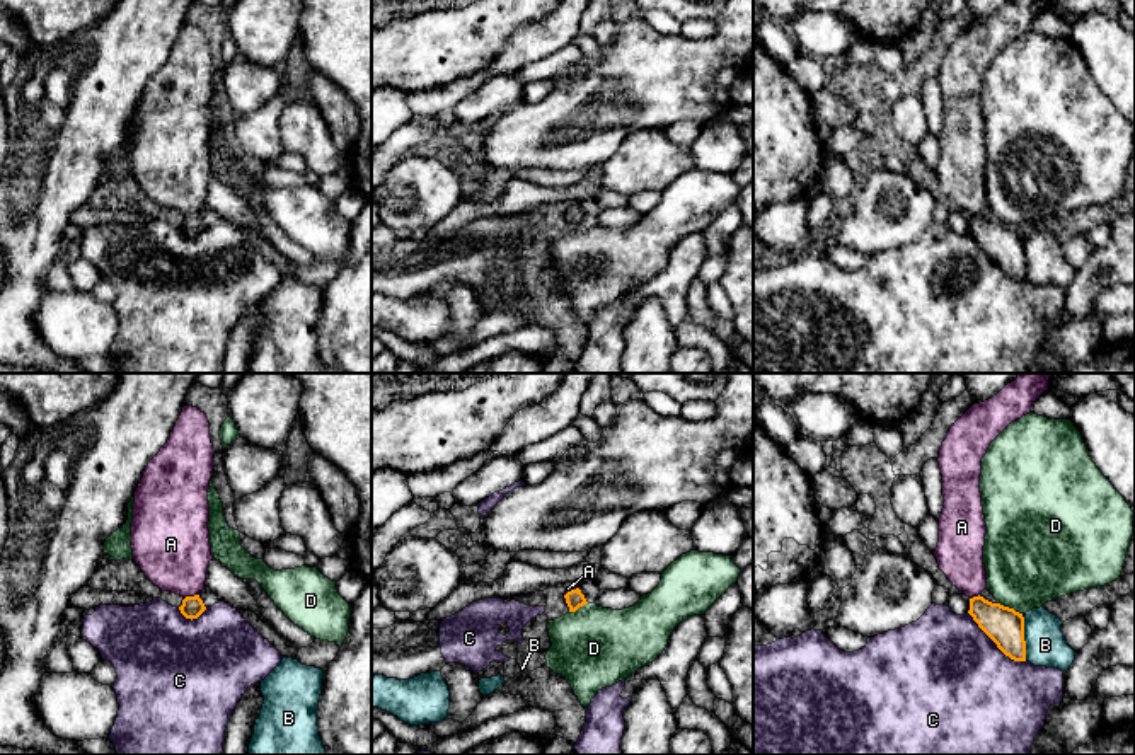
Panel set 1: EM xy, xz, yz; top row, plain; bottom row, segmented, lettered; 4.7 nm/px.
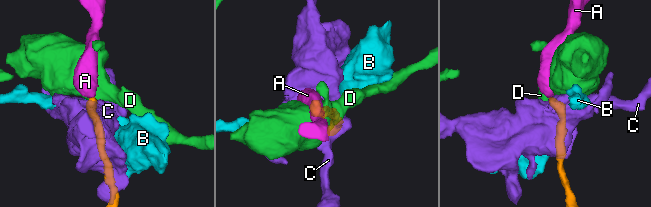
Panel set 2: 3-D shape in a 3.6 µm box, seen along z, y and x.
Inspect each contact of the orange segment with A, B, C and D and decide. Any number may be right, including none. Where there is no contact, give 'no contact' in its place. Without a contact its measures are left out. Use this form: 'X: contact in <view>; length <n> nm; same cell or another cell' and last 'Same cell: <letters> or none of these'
A: contact in xy; length 80 nm; same cell
B: contact in yz; length 200 nm; another cell
C: contact in yz; length 360 nm; another cell
D: contact in yz; length 130 nm; another cell
Same cell: A

